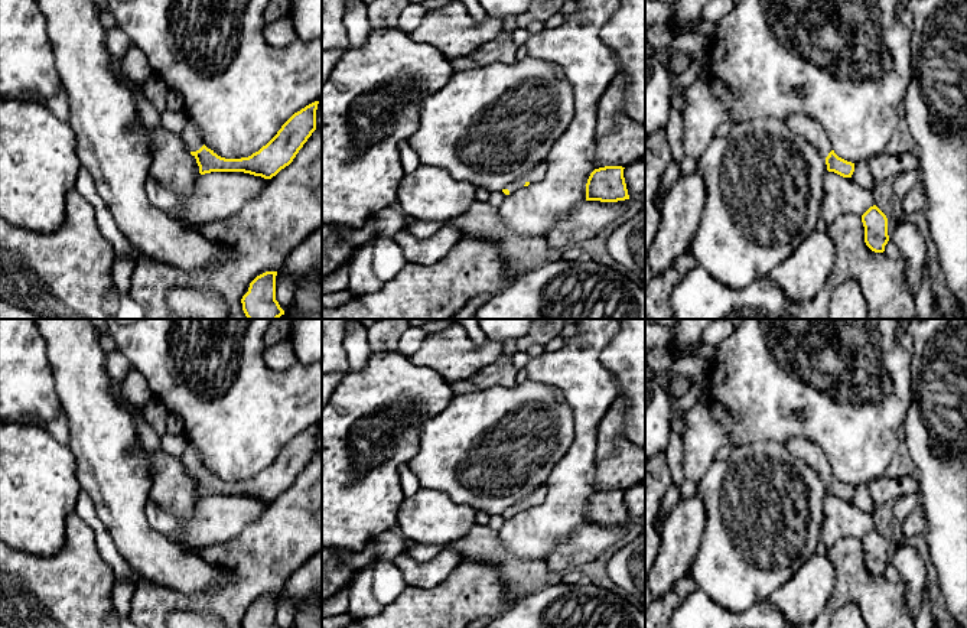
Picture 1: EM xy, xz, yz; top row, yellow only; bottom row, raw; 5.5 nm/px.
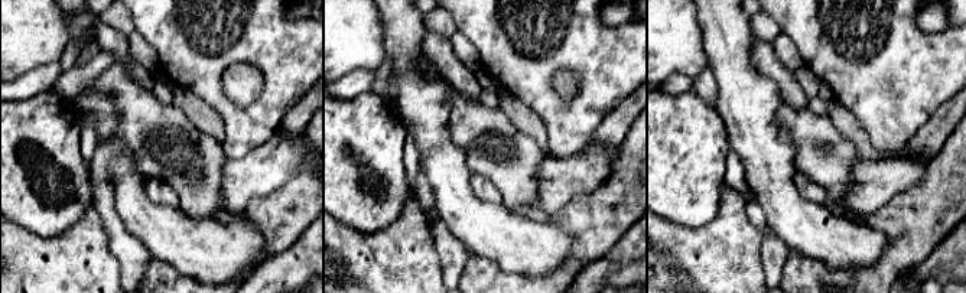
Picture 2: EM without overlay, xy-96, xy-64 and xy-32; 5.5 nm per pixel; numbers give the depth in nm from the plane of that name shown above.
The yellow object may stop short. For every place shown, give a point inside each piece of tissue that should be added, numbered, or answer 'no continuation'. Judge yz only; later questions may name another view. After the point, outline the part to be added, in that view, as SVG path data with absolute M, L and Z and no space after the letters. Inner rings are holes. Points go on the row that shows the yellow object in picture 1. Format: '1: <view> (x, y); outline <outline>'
1: yz (810, 129); outline M789 114L785 121L792 131L807 139L824 159L833 150L824 127L817 120L805 114Z

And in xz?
1: xz (536, 173); outline M546 160L540 162L538 165L533 166L525 175L518 178L517 180L508 183L504 189L509 191L509 195L518 189L522 189L527 182L535 183L540 182L547 172Z

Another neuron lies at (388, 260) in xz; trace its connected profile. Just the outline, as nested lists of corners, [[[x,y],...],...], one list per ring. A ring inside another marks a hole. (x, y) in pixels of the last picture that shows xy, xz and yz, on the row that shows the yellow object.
[[[378,237],[374,244],[372,270],[382,282],[393,280],[407,264],[403,248],[387,237]]]

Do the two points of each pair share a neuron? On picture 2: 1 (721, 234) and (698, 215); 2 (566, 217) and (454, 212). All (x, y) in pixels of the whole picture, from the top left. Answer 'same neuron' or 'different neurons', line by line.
1: different neurons
2: different neurons

